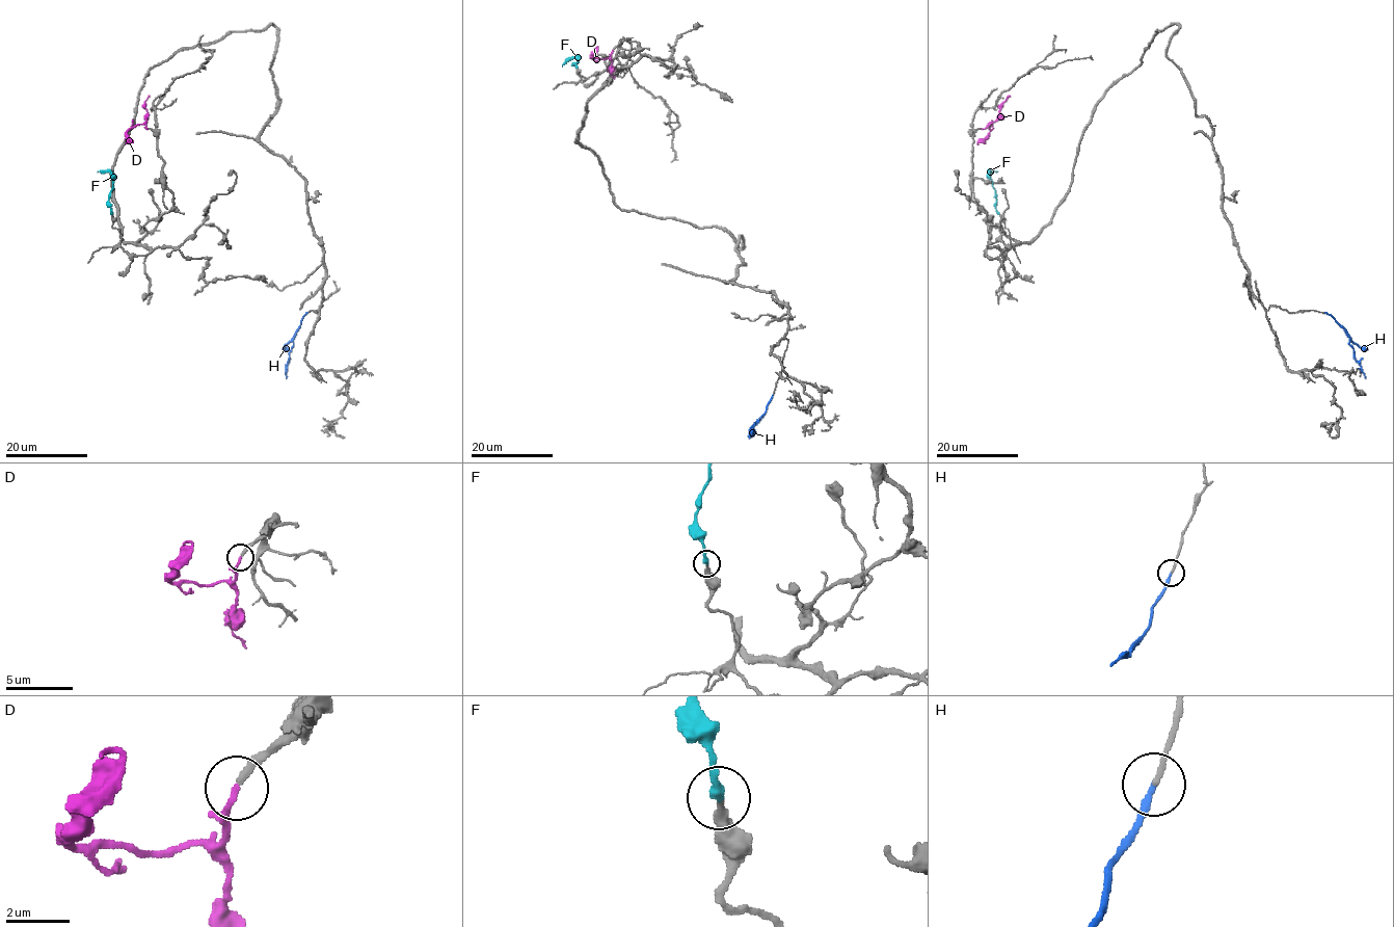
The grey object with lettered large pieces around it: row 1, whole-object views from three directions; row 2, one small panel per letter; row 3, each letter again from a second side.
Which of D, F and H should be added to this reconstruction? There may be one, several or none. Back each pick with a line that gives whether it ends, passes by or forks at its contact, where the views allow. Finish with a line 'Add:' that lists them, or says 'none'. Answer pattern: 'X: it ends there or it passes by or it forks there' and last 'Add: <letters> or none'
D: it ends there
F: it ends there
Add: D, F

